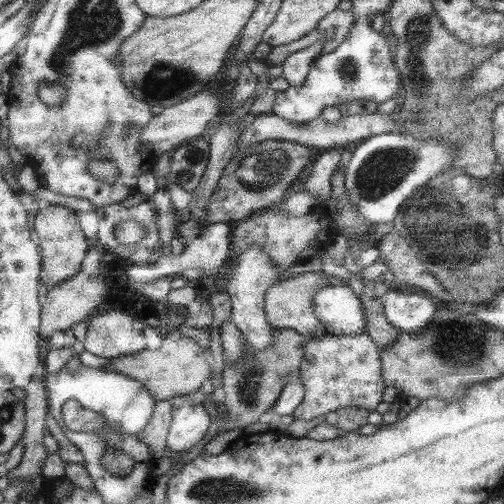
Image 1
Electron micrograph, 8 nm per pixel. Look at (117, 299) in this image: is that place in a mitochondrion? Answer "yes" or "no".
no

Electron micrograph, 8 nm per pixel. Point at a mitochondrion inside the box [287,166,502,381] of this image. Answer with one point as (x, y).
(442, 228)

